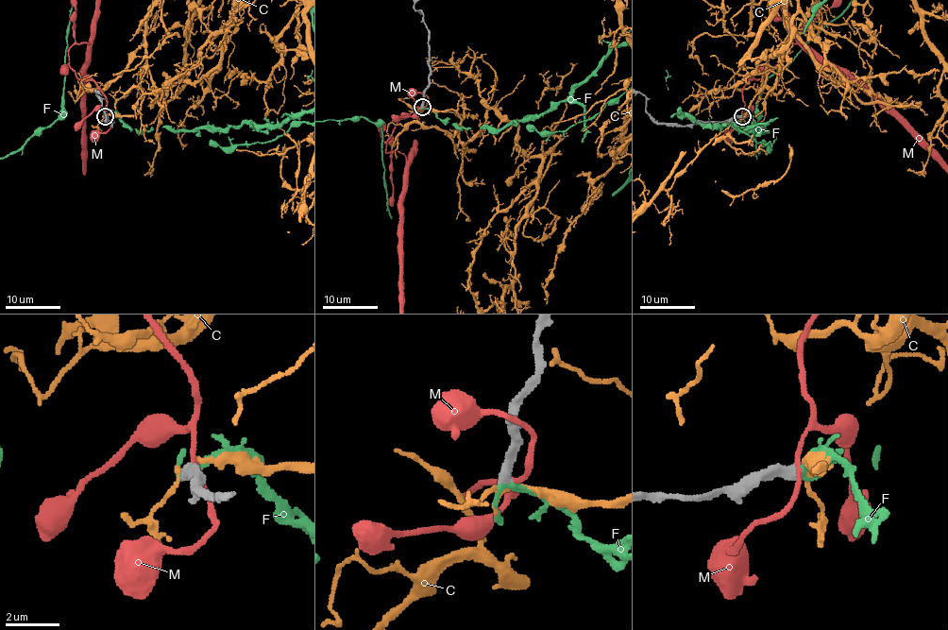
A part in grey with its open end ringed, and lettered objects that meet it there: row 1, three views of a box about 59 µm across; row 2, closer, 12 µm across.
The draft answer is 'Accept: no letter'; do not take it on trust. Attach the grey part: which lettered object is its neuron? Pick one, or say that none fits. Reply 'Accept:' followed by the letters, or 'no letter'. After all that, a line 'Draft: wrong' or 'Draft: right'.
Accept: F
Draft: wrong

